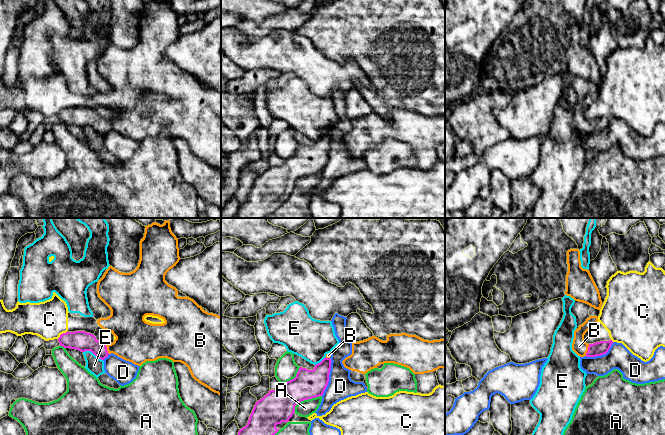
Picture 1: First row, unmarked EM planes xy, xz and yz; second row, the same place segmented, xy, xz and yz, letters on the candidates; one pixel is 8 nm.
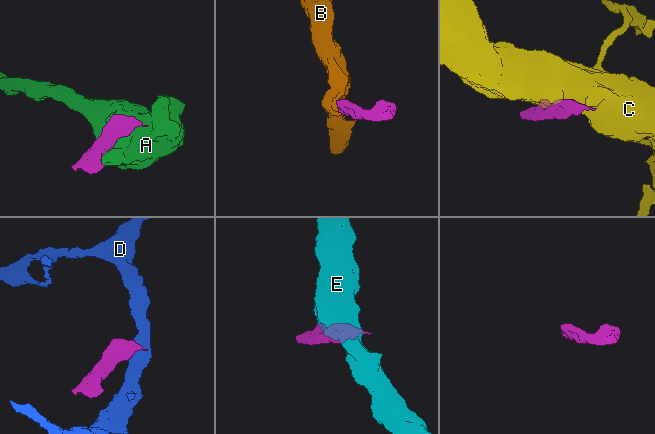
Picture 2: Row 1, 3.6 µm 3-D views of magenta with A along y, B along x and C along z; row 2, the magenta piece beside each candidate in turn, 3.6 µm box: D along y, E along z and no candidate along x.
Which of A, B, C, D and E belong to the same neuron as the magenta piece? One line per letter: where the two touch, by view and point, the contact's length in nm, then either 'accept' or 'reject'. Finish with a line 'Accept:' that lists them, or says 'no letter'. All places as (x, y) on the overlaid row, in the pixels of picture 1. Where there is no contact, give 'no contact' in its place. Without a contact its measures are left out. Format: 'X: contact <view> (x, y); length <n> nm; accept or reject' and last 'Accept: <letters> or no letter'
A: contact xz (305, 399); length 260 nm; reject
B: contact yz (588, 350); length 100 nm; accept
C: contact xy (61, 334); length 100 nm; reject
D: contact xz (328, 377); length 320 nm; reject
E: contact xy (93, 353); length 180 nm; reject
Accept: B

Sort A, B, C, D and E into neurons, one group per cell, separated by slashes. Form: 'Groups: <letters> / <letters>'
Groups: A / B / C / D / E

